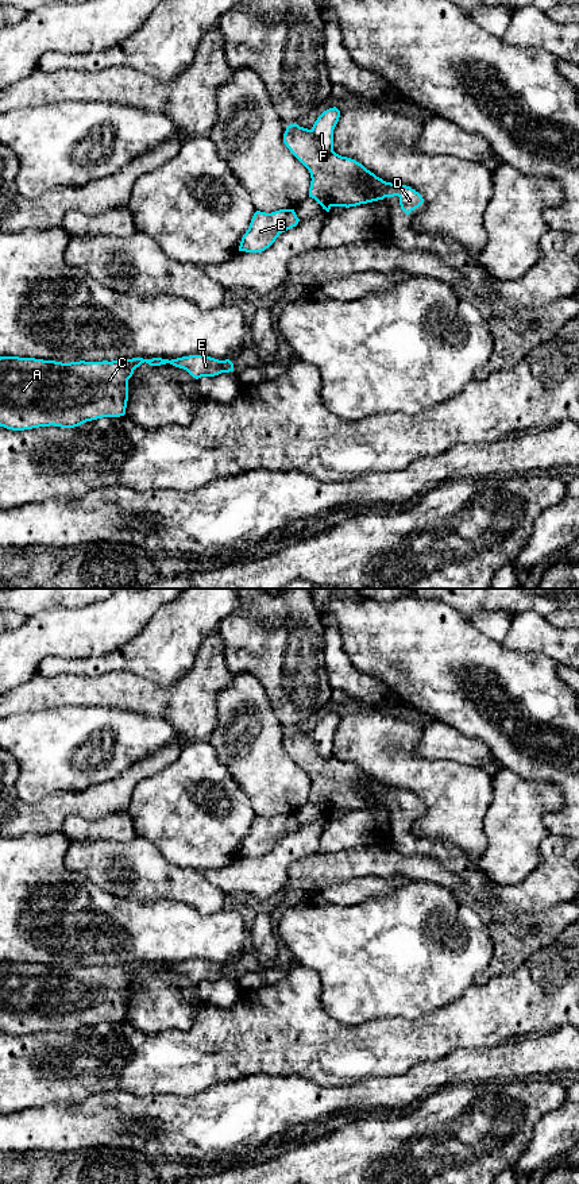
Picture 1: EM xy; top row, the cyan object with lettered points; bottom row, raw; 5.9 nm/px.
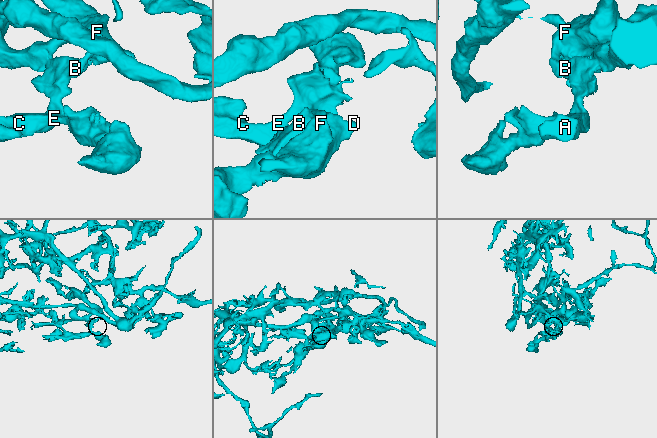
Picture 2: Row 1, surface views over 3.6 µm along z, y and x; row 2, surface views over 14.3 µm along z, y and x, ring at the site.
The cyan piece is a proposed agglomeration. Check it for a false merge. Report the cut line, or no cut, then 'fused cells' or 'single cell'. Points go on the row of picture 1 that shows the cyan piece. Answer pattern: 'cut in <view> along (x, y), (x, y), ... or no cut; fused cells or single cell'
no cut; single cell

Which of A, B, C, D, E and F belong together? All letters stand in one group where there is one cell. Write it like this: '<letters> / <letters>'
A B C D E F

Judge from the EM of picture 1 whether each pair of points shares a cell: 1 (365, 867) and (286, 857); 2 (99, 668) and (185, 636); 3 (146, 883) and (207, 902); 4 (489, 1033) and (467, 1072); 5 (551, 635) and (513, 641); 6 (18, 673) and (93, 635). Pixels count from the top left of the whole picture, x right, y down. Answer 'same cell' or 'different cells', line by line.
1: different cells
2: same cell
3: same cell
4: different cells
5: same cell
6: same cell

